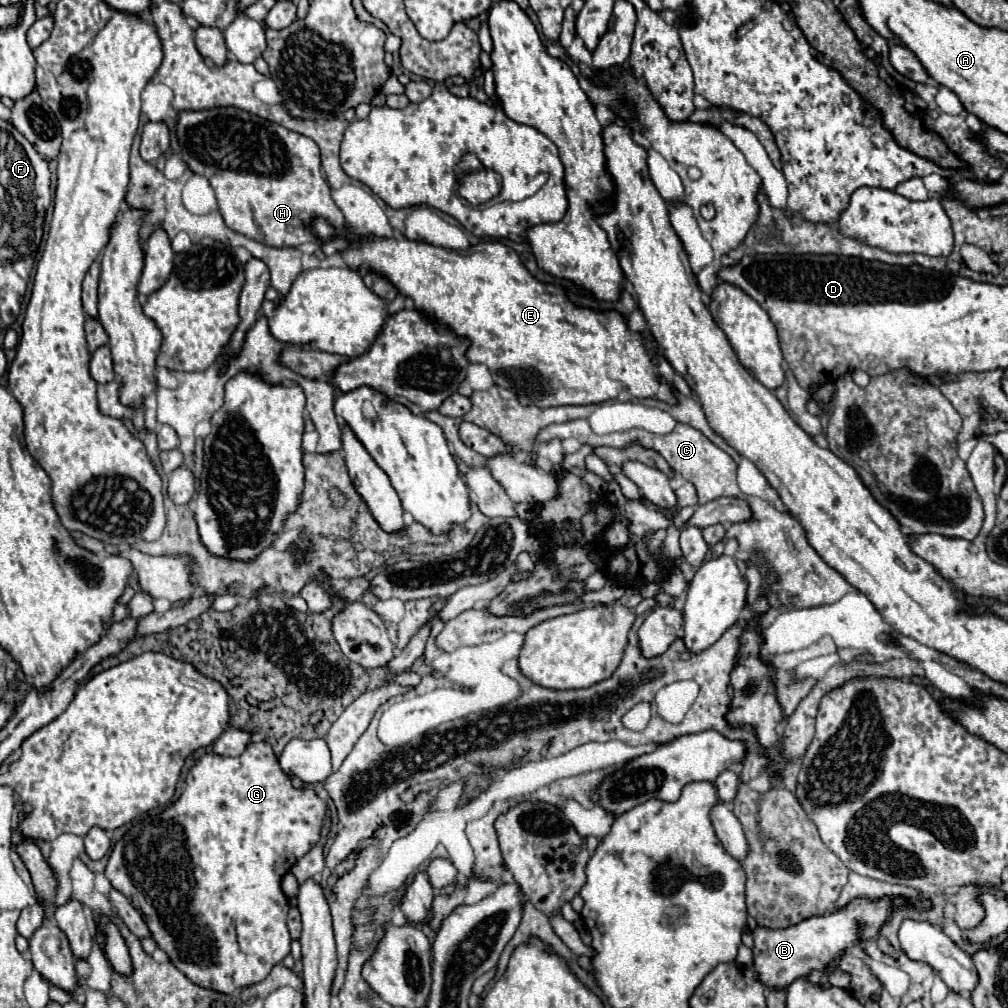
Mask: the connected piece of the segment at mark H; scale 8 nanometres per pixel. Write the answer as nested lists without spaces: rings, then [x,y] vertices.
[[[230,106],[178,112],[176,136],[182,150],[180,152],[182,160],[194,174],[208,178],[210,186],[214,188],[220,214],[228,224],[228,228],[258,242],[264,242],[268,246],[280,246],[280,248],[298,246],[304,242],[316,242],[316,238],[308,230],[310,220],[316,216],[326,218],[338,232],[346,228],[340,208],[330,198],[330,186],[320,176],[320,150],[316,142],[312,142],[310,138],[286,130],[280,124],[272,124],[272,134],[270,134],[268,120]]]

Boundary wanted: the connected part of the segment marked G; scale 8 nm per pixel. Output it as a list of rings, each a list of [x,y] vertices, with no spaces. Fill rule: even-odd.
[[[258,742],[258,744],[248,744],[244,754],[240,756],[220,756],[214,752],[208,752],[204,756],[200,756],[196,760],[196,764],[188,770],[186,774],[186,784],[184,790],[180,794],[180,798],[168,806],[166,810],[162,810],[160,814],[142,814],[132,822],[132,828],[128,828],[128,832],[122,836],[122,840],[118,840],[110,852],[104,876],[110,880],[110,884],[120,890],[126,898],[130,898],[136,906],[136,910],[142,914],[152,938],[156,940],[158,948],[162,948],[170,962],[184,972],[194,984],[202,986],[202,988],[210,988],[214,992],[222,992],[222,994],[234,994],[242,988],[248,988],[252,984],[262,982],[274,964],[282,962],[286,954],[290,954],[290,934],[286,928],[286,914],[288,914],[288,898],[282,892],[282,878],[286,872],[290,872],[290,868],[296,864],[296,860],[300,860],[318,840],[320,834],[320,826],[324,822],[324,814],[326,814],[326,800],[320,798],[314,790],[304,788],[304,790],[296,790],[290,784],[290,778],[280,770],[278,758],[274,756],[274,750],[268,742]]]

